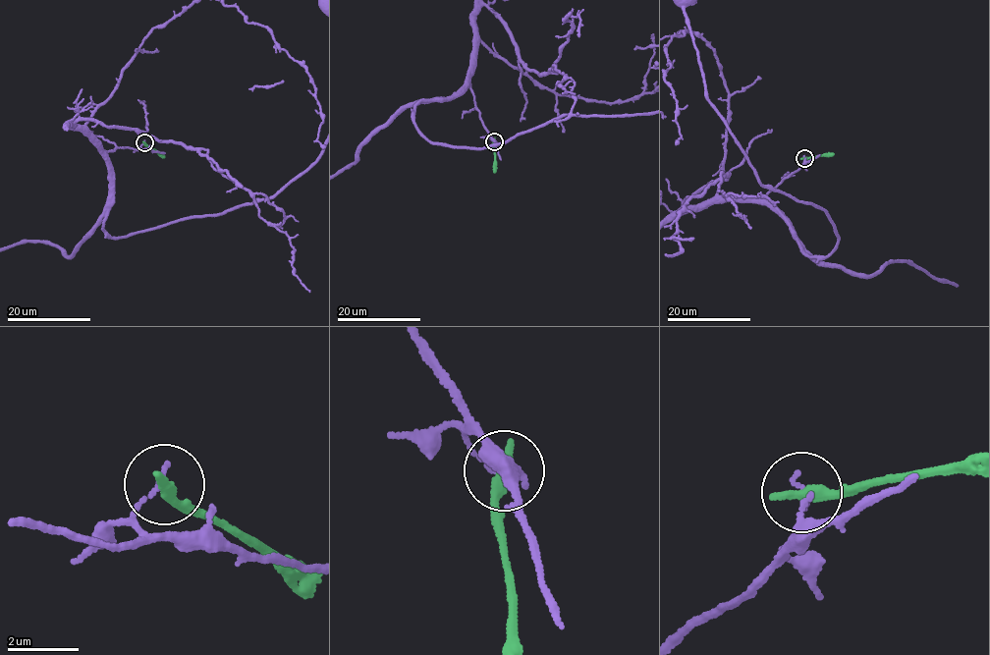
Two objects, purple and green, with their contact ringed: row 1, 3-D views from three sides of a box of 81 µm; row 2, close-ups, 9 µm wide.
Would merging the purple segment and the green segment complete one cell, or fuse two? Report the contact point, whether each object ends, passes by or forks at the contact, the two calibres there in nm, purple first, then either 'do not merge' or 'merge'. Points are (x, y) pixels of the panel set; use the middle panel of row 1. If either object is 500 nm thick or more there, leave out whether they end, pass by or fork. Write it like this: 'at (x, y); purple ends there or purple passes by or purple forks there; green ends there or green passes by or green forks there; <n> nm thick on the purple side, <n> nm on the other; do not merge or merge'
at (494, 141); purple ends there; green ends there; 130 nm thick on the purple side, 360 nm on the other; do not merge

